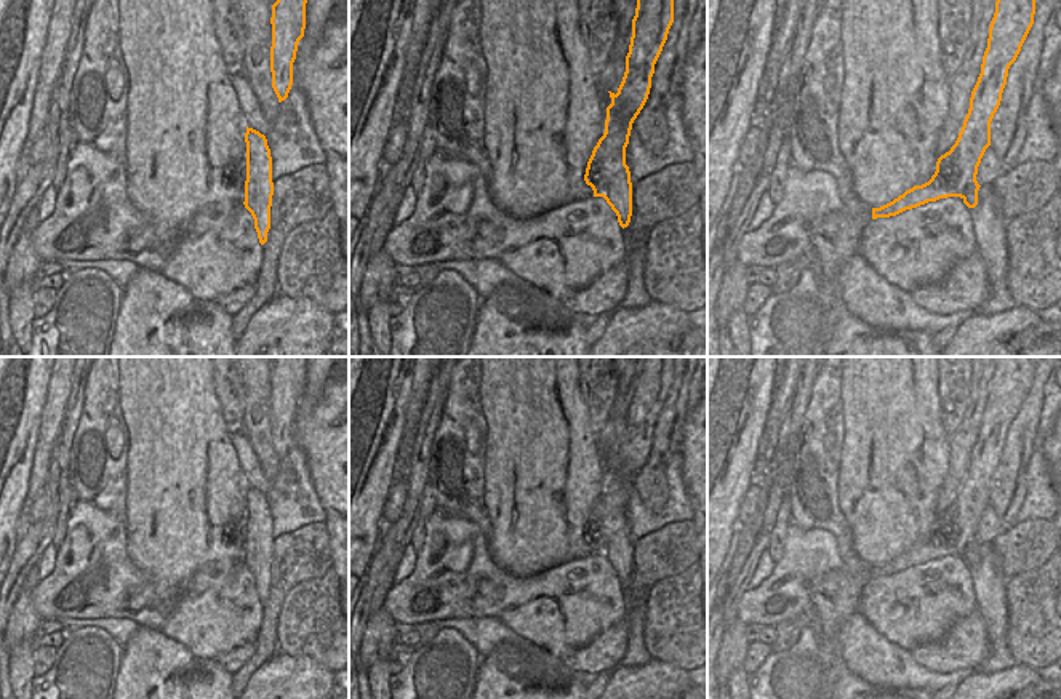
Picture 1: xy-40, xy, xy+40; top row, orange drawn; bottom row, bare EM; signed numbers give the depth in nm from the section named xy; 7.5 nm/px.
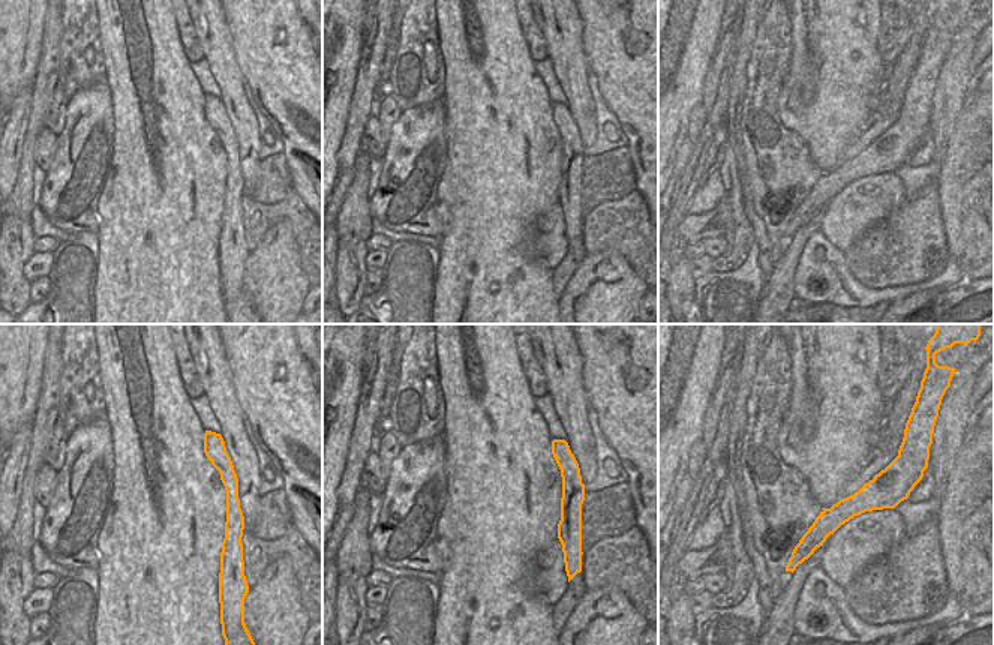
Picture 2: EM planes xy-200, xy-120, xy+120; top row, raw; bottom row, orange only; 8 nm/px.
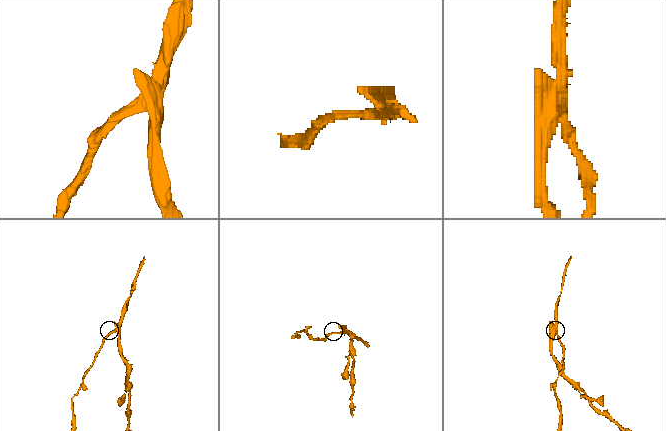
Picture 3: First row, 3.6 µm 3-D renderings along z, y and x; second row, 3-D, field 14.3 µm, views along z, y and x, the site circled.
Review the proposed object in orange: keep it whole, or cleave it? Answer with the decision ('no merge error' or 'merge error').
merge error

